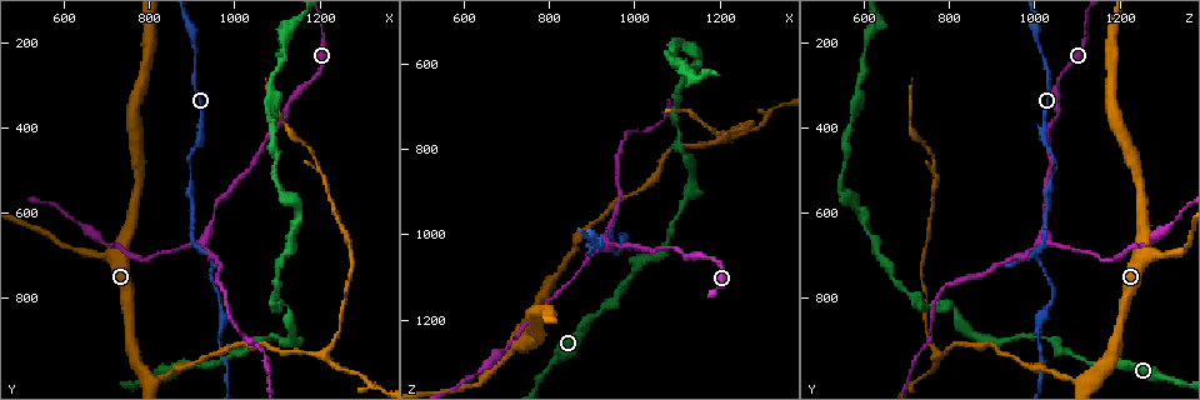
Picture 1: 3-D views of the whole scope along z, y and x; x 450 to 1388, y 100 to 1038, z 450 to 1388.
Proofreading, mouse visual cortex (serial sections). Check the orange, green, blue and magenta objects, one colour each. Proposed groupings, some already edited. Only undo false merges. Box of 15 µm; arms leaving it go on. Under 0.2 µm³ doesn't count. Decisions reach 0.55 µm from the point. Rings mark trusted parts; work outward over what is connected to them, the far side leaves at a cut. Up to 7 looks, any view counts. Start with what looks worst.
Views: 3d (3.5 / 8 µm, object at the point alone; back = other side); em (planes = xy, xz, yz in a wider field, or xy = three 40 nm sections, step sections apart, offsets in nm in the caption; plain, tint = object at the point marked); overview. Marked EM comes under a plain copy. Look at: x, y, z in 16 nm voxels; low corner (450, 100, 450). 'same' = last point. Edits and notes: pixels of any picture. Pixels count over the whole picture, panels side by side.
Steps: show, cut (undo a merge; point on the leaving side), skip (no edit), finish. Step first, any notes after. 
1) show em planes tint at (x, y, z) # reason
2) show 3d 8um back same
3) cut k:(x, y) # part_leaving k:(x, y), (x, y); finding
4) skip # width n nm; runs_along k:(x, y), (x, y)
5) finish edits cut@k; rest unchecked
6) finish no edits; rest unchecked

show 3d 3.5um at (950, 705, 1010) # sharp bend

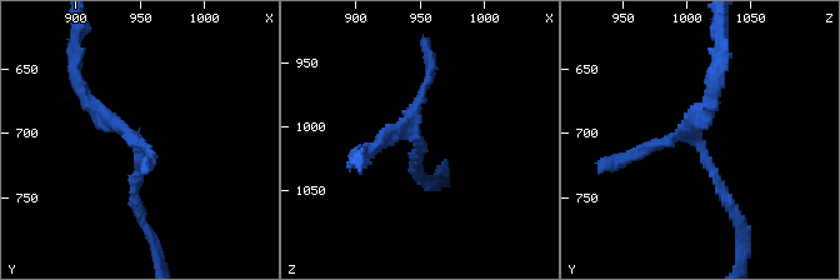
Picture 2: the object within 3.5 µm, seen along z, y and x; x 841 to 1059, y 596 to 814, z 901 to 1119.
show em xy step 3 tint at (946, 704, 1004)

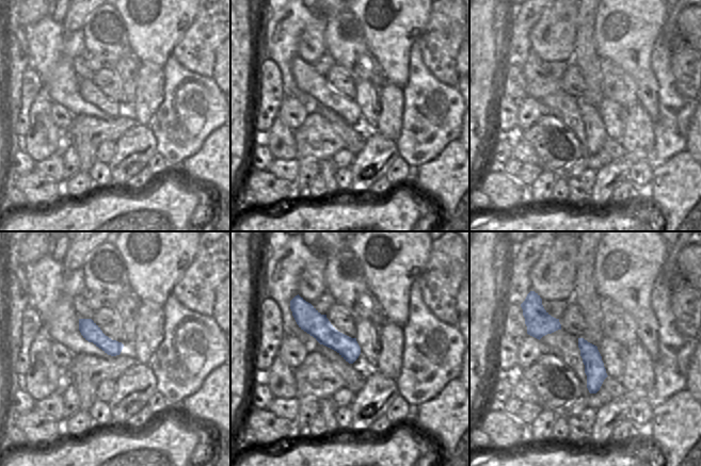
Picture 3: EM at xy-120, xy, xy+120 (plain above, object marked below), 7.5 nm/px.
skip # one cell here

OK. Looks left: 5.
show 3d 3.5um at (1095, 815, 740) # abrupt turn

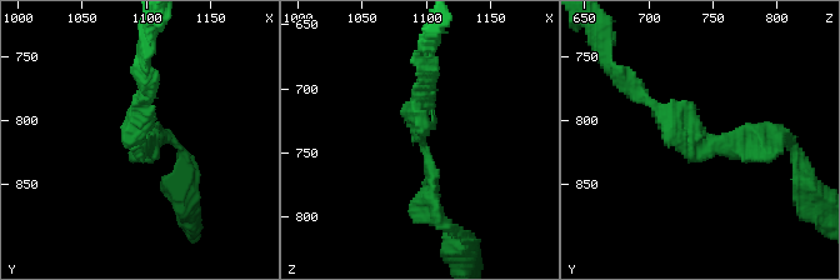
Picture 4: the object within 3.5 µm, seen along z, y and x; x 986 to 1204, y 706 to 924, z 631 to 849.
show em xy step 5 tint at (1100, 820, 746)

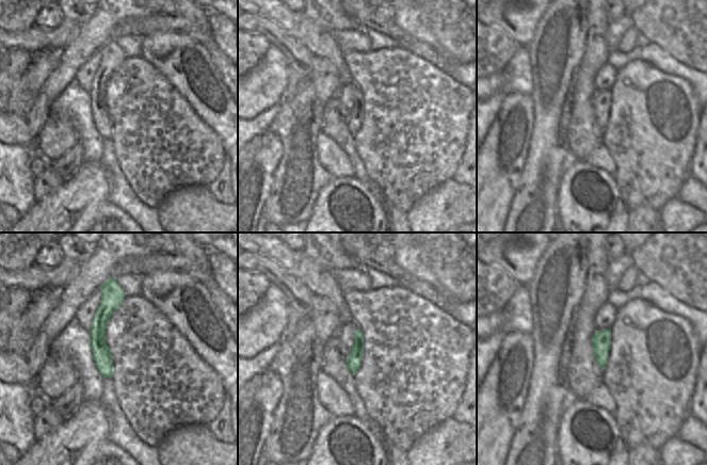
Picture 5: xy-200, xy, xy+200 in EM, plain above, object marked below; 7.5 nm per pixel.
skip # runs_along 4:(784, 136), (704, 144), (685, 105), (656, 105); continuous, no second cell

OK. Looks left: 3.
show 3d 3.5um at (1205, 930, 780) # a fork

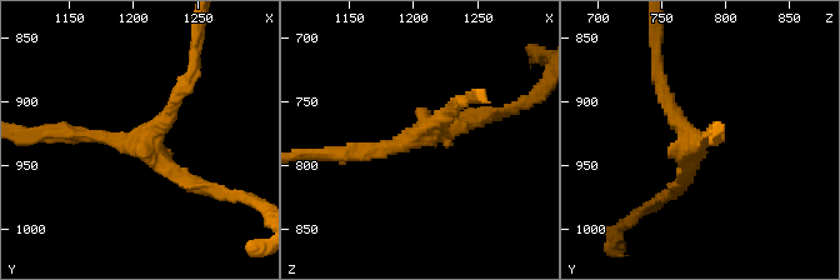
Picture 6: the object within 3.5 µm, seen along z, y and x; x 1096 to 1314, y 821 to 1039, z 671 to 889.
show em xy step 2 tint at (1208, 932, 774) # arms 3; arm_widths 200, 200, 200 nm; need the tissue

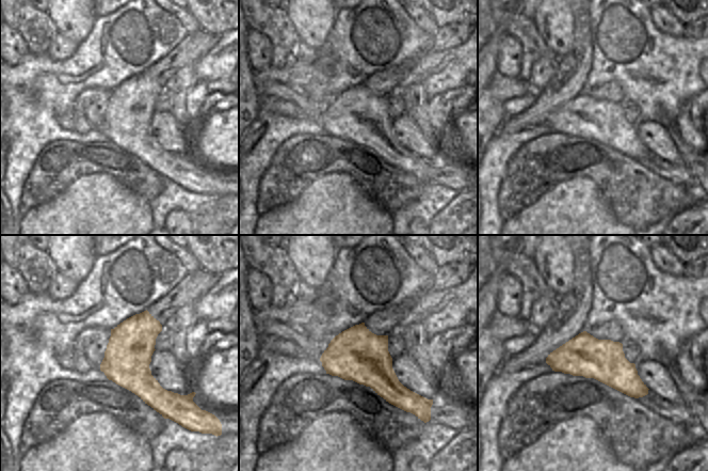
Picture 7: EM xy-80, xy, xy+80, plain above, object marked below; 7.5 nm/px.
skip # one cell here

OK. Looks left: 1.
finish no edits; rest unchecked

